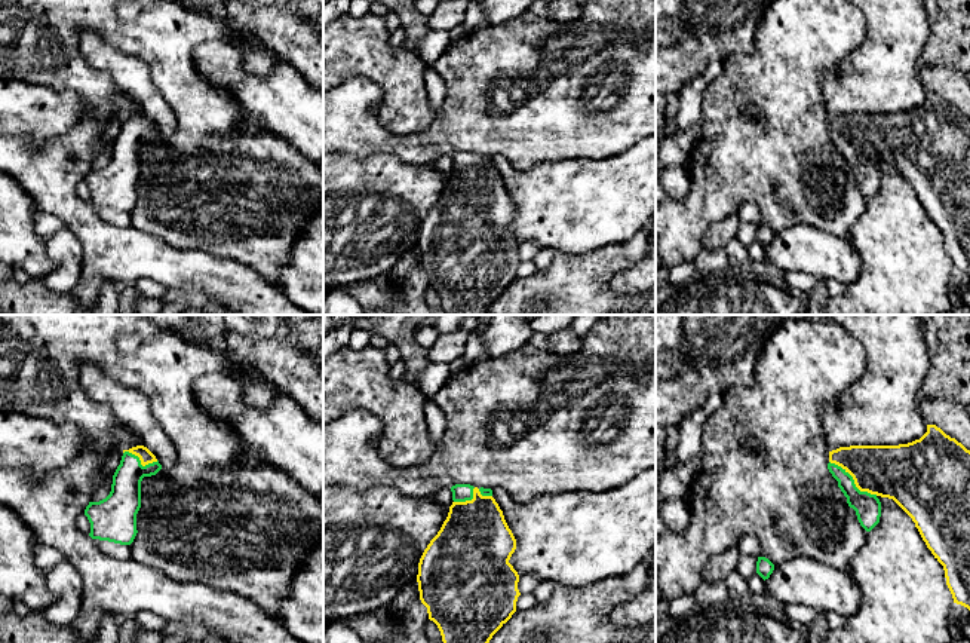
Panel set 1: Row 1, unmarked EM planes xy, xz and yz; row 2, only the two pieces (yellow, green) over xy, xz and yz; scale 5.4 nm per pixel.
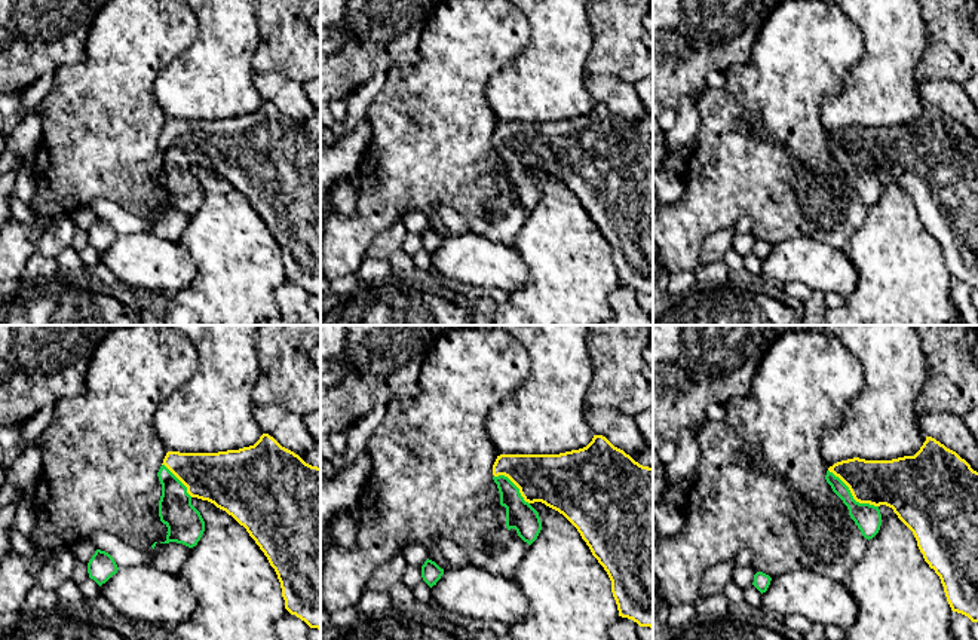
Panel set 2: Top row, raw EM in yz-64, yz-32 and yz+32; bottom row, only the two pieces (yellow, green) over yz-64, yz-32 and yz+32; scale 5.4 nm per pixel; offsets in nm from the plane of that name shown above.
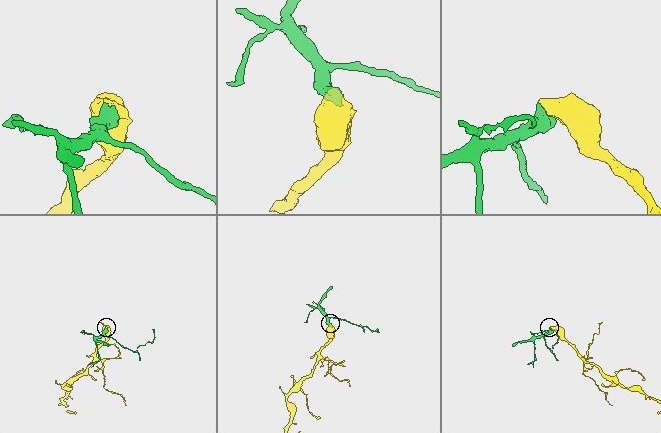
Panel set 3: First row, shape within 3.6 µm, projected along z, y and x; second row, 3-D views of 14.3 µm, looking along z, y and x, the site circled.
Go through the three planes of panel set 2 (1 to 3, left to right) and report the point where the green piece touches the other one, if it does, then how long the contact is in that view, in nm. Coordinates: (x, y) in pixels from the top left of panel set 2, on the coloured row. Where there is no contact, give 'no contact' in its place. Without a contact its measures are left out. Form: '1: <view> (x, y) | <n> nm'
1: yz-64 (178, 478) | 240 nm
2: yz-32 (514, 483) | 240 nm
3: yz+32 (852, 495) | 340 nm

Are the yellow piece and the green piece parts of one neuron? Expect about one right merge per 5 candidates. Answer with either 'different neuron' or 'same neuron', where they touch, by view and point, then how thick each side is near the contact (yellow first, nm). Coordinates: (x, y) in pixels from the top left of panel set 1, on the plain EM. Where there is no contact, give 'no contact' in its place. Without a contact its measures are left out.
same neuron | yz (855, 149) | 300/140 nm

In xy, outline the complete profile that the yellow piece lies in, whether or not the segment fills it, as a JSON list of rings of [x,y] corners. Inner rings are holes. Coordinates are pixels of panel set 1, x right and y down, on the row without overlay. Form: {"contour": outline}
{"contour": [[[144,113],[123,117],[120,132],[113,143],[110,162],[89,169],[85,183],[90,190],[92,206],[131,212],[138,200],[136,181],[141,175],[141,148],[156,143],[162,132]]]}

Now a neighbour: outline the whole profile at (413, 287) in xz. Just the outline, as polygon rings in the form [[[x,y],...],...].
[[[415,267],[409,275],[397,282],[402,297],[387,306],[365,307],[363,315],[436,315],[423,300],[423,293],[429,287],[427,275],[421,267]]]

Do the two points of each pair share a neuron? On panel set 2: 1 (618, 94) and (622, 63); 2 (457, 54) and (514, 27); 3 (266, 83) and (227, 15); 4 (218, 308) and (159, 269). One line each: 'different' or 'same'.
1: different
2: same
3: different
4: different

